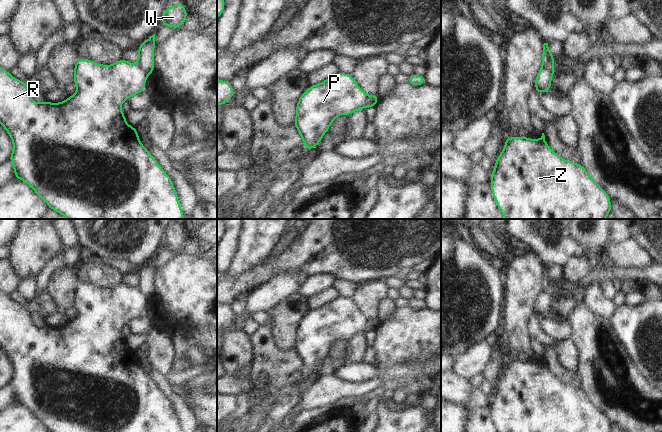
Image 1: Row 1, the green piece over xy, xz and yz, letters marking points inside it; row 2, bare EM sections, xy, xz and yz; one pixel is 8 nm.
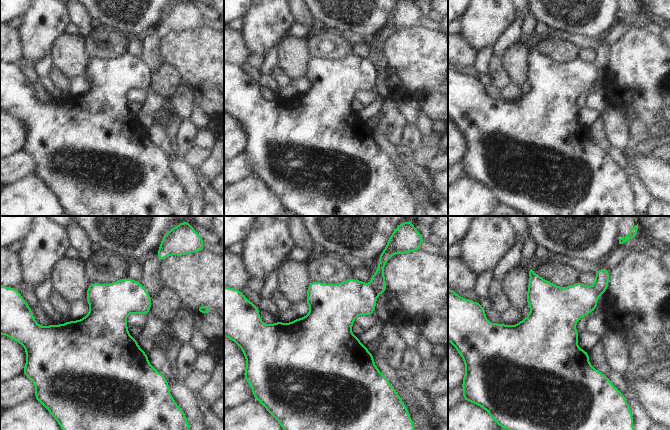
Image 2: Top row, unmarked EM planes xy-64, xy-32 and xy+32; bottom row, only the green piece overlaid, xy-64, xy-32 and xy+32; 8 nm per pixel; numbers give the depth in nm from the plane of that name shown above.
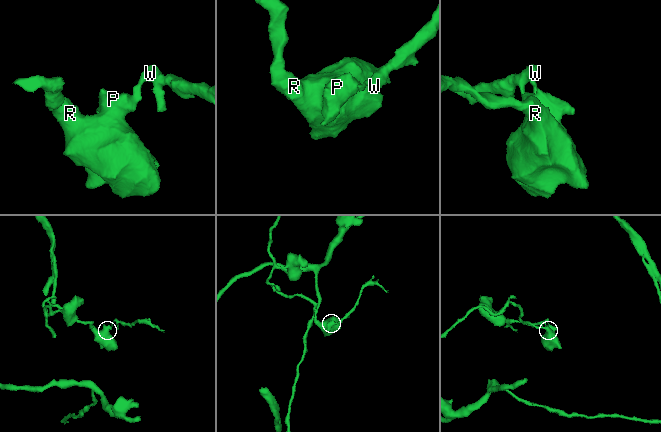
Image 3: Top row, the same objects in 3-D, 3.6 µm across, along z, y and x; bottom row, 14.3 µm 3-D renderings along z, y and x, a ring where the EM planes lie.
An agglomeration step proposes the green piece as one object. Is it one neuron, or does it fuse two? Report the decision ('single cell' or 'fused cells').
fused cells

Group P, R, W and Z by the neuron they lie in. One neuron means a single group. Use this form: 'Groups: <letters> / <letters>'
Groups: P R Z / W.

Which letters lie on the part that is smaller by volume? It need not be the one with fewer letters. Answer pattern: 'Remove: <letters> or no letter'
Remove: W

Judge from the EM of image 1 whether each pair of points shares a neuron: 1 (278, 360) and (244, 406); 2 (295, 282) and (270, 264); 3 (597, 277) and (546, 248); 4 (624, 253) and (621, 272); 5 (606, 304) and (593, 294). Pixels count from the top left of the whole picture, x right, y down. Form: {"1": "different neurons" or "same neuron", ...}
{"1": "different neurons", "2": "different neurons", "3": "different neurons", "4": "different neurons", "5": "same neuron"}

